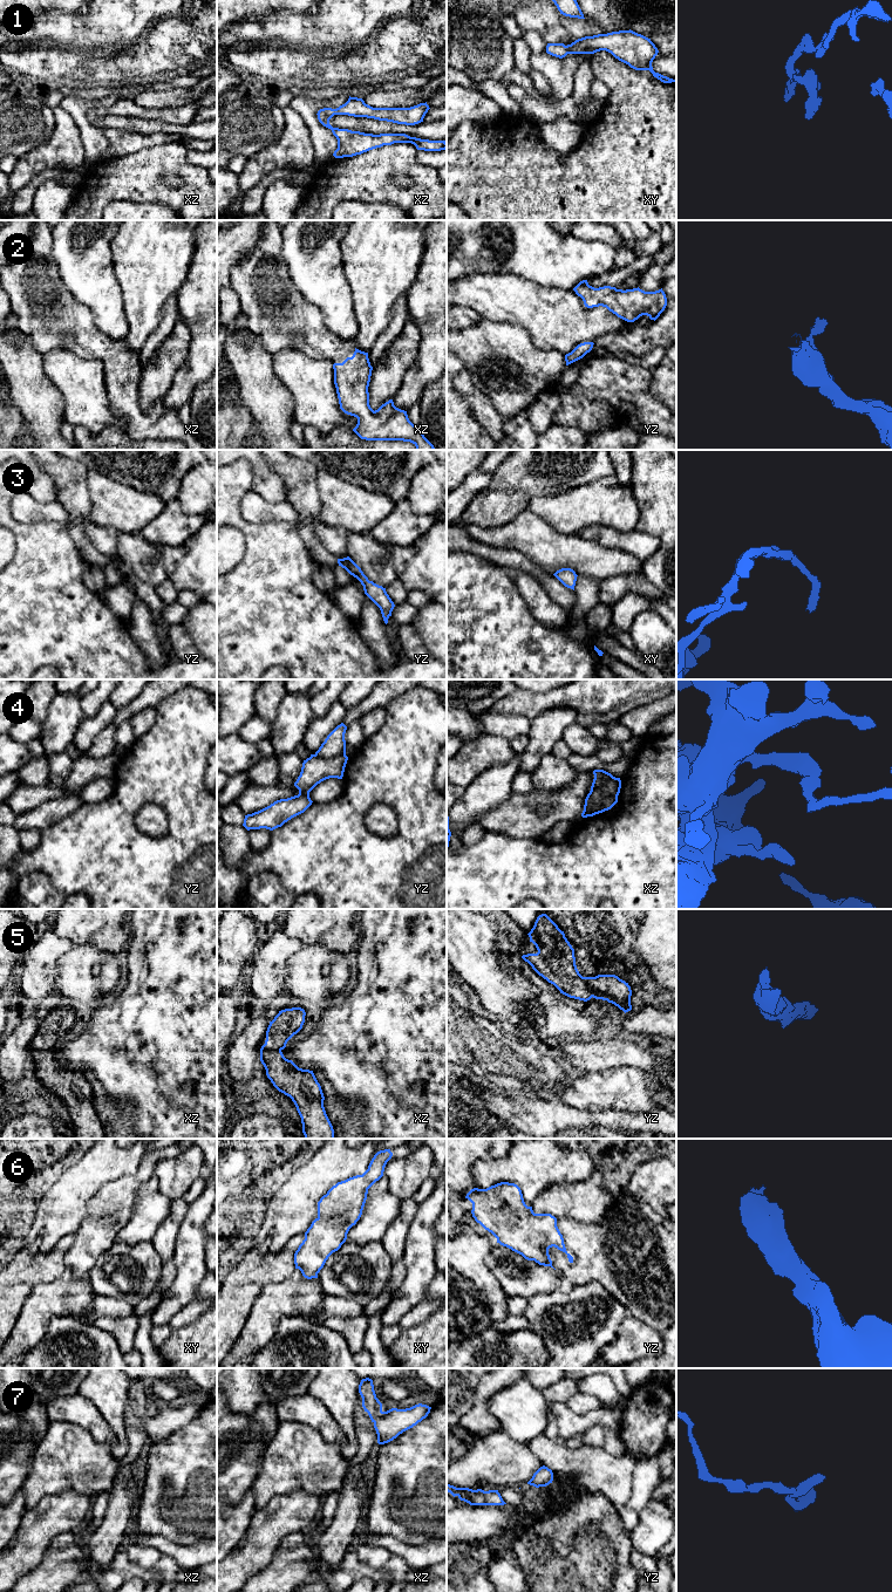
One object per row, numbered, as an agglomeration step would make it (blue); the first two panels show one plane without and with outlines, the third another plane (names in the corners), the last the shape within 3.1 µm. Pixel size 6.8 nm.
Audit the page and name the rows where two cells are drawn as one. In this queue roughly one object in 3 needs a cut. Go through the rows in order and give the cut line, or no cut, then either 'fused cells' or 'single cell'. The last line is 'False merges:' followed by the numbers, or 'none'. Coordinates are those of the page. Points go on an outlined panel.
1: cut none; single cell
2: cut none; single cell
3: cut none; single cell
4: cut yz (315, 753), (325, 758), (345, 756); fused cells
5: cut none; single cell
6: cut none; single cell
7: cut none; single cell
False merges: 4

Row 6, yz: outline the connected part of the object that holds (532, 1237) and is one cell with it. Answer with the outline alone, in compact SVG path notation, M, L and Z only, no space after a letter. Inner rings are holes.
M501 1182L486 1189L474 1188L465 1198L472 1203L471 1214L475 1221L491 1232L501 1245L522 1255L527 1260L551 1268L553 1266L549 1249L554 1246L565 1252L568 1262L573 1263L573 1257L566 1251L563 1235L557 1227L557 1218L551 1214L534 1214L532 1207L525 1204L517 1184Z

